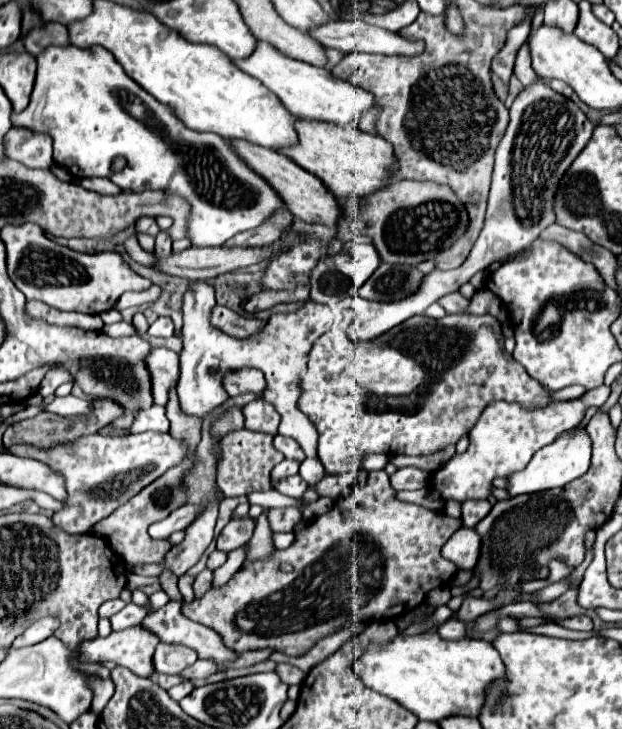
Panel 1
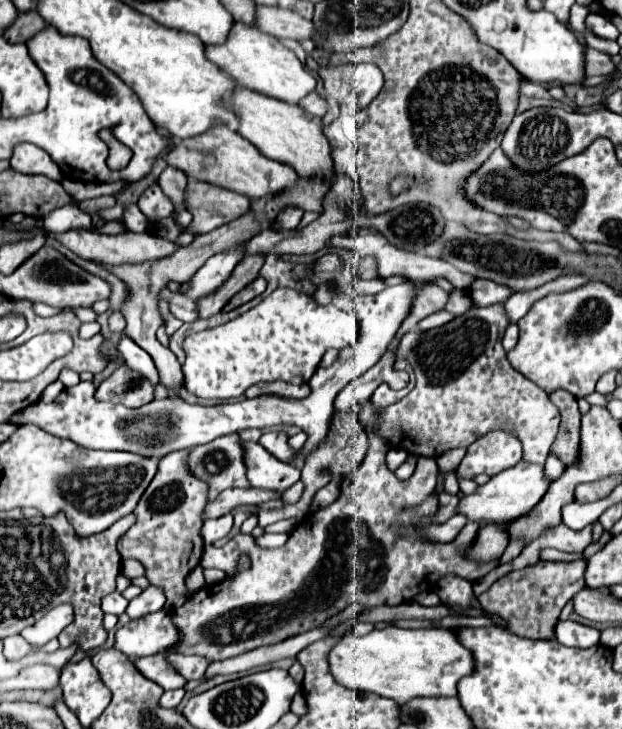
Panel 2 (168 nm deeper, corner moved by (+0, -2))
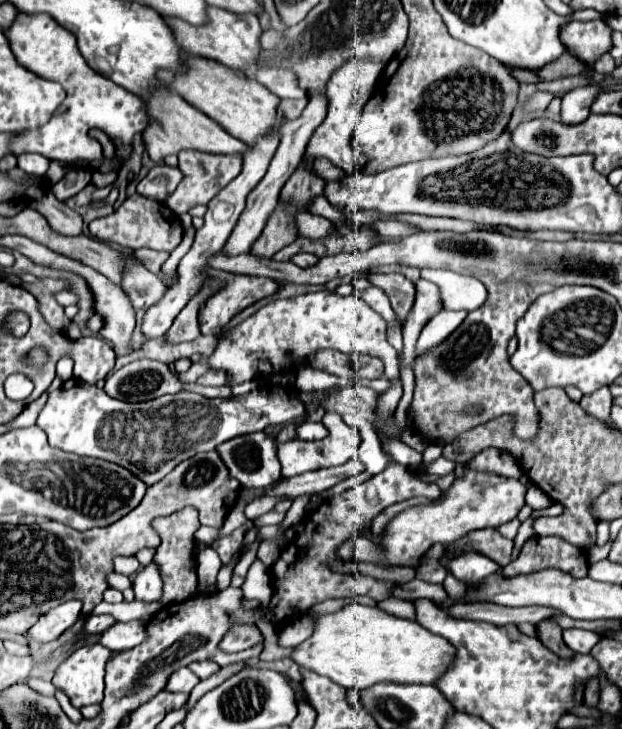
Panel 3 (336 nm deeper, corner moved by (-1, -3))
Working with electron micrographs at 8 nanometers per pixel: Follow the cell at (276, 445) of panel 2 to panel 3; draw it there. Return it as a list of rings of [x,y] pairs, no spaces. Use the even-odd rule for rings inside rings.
[[[326,411],[322,422],[327,429],[330,429],[326,439],[278,443],[278,459],[282,463],[284,477],[294,477],[294,475],[300,475],[306,471],[316,471],[316,469],[324,469],[324,467],[332,467],[332,465],[344,465],[346,461],[350,461],[352,457],[358,455],[358,447],[362,443],[358,429],[346,425],[340,415],[334,411]]]

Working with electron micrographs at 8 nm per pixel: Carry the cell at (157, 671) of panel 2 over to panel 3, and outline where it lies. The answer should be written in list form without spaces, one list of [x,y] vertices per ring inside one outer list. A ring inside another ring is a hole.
[[[182,667],[182,669],[178,669],[172,677],[170,677],[170,681],[168,681],[168,691],[182,691],[182,693],[190,693],[192,691],[192,687],[198,683],[200,679],[188,669],[188,667]]]

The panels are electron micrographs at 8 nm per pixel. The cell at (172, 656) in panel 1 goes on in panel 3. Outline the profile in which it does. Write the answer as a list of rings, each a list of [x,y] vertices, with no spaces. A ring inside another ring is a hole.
[[[194,661],[194,663],[190,663],[190,669],[192,669],[200,679],[206,679],[206,677],[210,677],[212,673],[216,673],[220,667],[218,667],[214,661]]]

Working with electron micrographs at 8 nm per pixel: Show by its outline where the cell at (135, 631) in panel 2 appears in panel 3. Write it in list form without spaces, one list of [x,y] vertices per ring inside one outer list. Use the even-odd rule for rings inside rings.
[[[130,621],[130,623],[116,623],[110,629],[100,633],[98,643],[108,647],[110,651],[122,651],[122,649],[132,649],[138,643],[146,639],[144,635],[146,623],[144,621]]]

